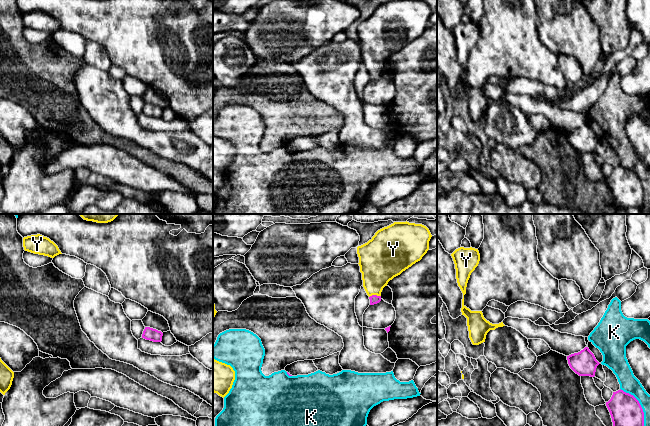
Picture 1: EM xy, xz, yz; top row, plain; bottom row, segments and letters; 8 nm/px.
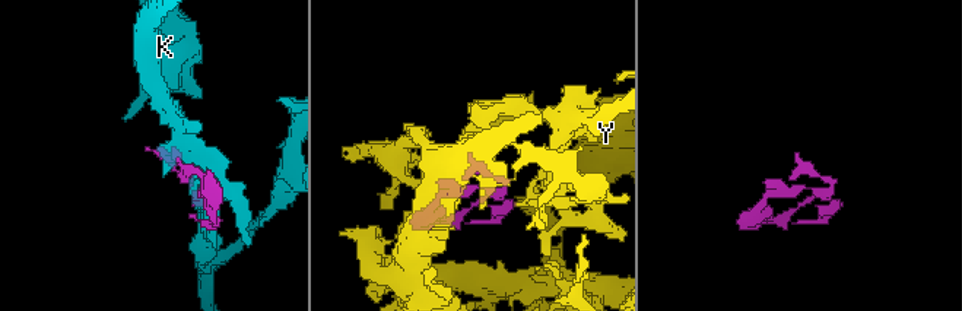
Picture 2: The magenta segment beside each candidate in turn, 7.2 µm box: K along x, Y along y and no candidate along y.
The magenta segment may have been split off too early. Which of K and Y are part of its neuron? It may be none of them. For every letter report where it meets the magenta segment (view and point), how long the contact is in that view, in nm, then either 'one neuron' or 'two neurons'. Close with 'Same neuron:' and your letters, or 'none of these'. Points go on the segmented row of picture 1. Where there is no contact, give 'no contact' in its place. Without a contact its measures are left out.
K: yz (639, 404) | 360 nm | two neurons
Y: xz (374, 295) | 100 nm | one neuron
Same neuron: Y

